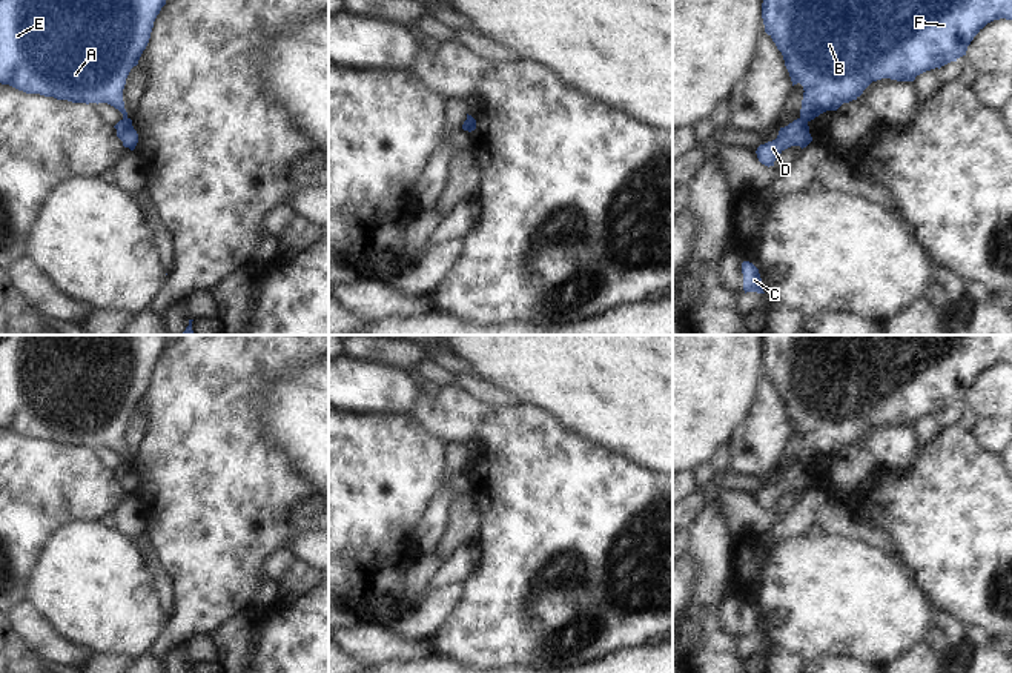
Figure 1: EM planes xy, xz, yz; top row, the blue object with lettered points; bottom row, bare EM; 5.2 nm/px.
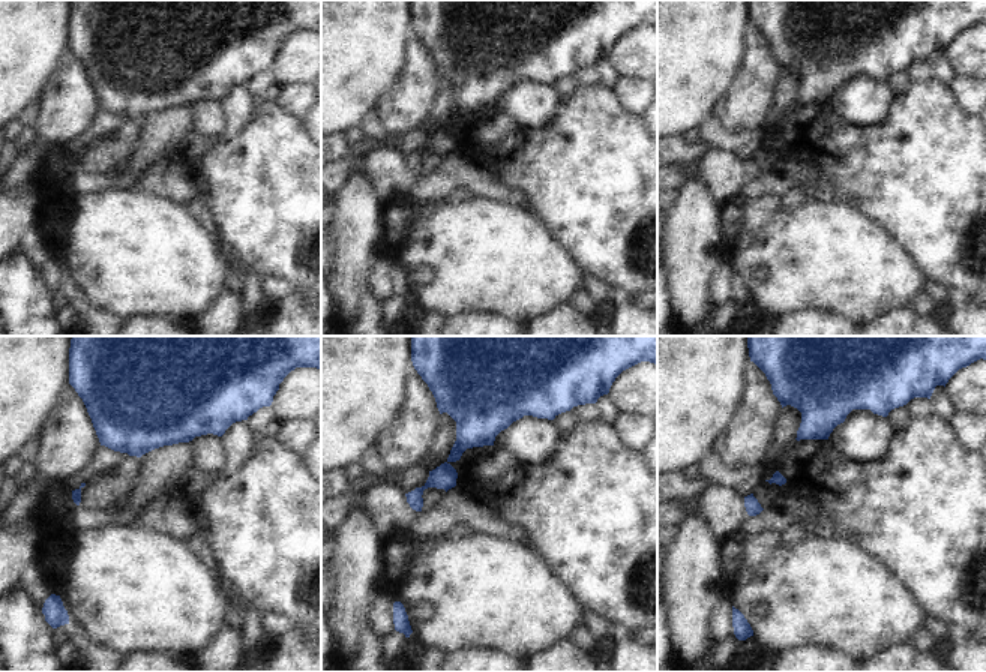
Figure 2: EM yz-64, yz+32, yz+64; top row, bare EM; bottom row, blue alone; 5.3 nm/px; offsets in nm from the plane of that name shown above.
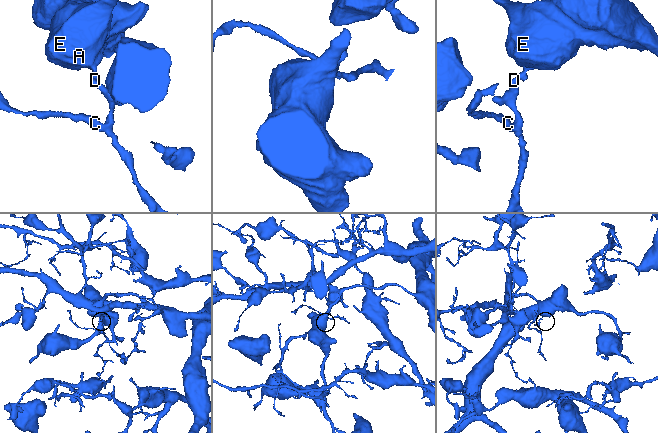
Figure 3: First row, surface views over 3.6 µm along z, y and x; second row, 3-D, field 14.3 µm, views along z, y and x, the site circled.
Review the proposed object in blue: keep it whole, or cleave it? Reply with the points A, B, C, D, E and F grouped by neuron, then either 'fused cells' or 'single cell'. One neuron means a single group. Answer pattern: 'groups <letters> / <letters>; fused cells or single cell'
groups A B E F / C D; fused cells

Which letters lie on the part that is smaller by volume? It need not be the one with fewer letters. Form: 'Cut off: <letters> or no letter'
Cut off: C, D

